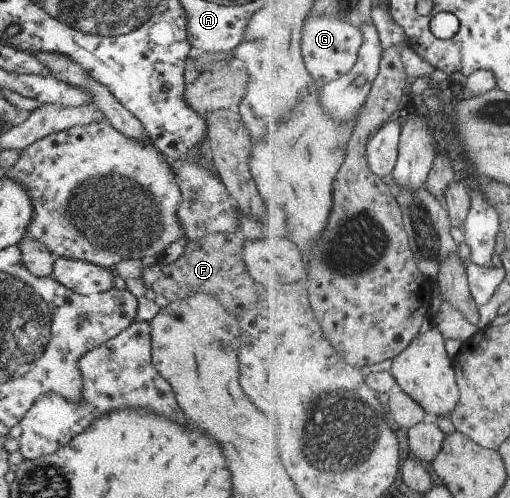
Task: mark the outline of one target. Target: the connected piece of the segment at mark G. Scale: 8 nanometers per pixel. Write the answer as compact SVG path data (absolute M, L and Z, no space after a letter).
M308 16L304 26L302 53L306 67L315 81L329 84L345 76L358 61L358 52L362 48L361 28L333 17Z

